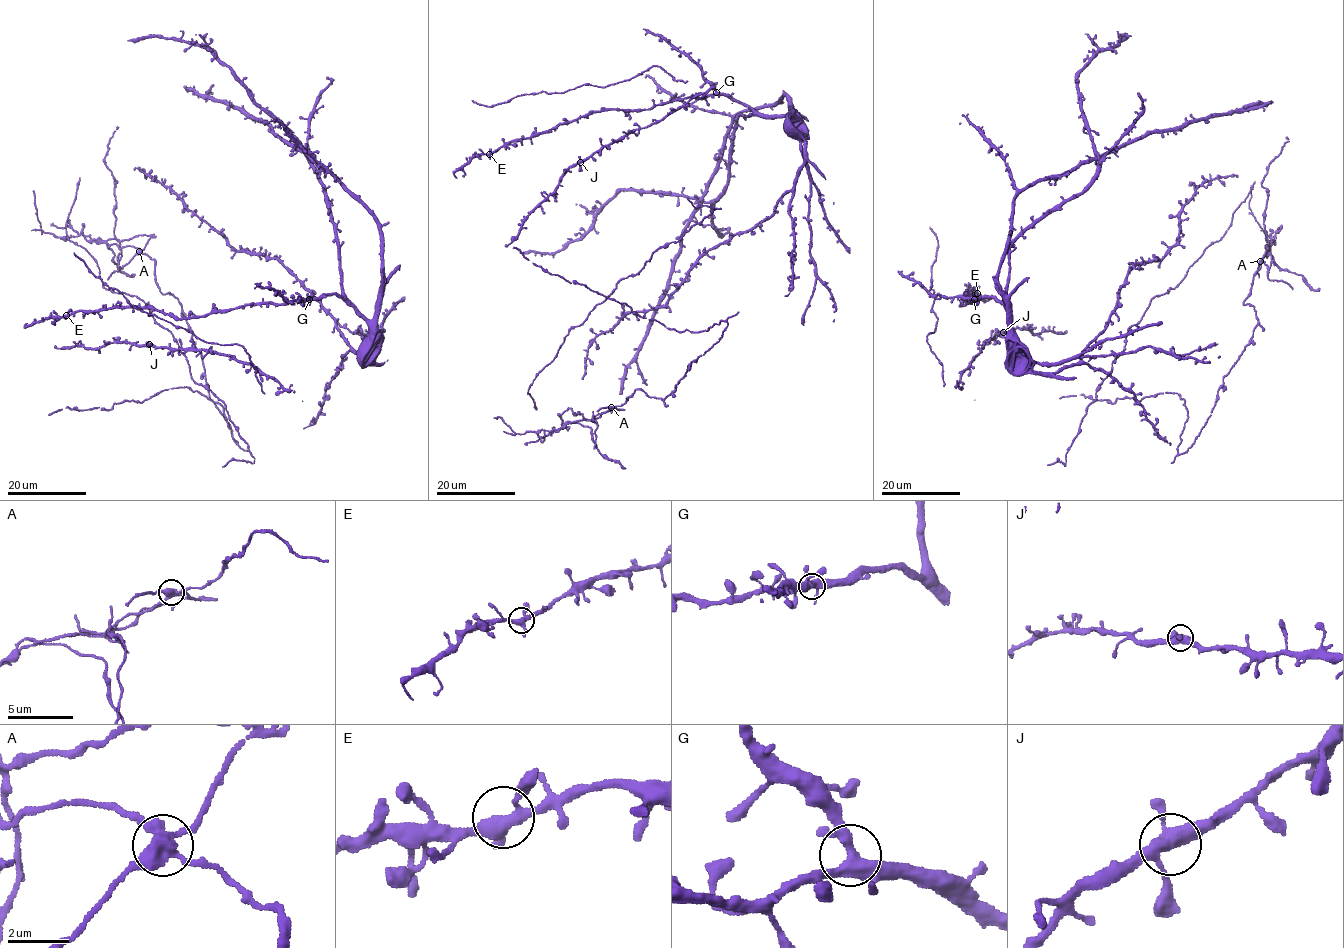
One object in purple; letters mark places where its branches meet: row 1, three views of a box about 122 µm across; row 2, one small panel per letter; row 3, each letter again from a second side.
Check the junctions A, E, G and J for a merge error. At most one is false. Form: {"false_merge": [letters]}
{"false_merge": ["A"]}

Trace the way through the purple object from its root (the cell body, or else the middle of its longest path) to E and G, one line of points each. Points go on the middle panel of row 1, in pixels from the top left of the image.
E: (798, 133), (786, 117), (761, 116), (723, 95), (710, 95), (649, 109), (589, 112), (489, 154)
G: (798, 133), (796, 125), (786, 117), (761, 116), (716, 92)

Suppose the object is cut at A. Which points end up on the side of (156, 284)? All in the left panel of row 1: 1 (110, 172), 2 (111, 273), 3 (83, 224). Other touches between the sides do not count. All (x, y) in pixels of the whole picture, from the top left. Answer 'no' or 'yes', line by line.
1: no
2: no
3: no

